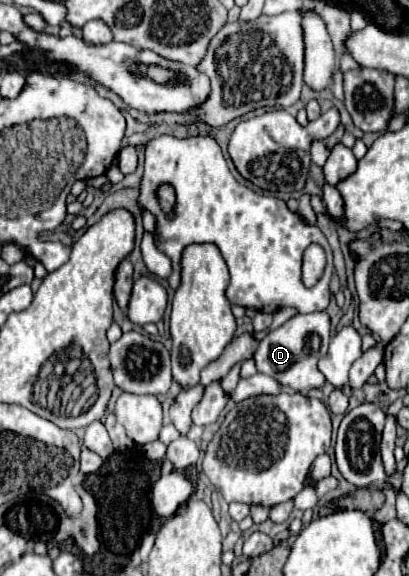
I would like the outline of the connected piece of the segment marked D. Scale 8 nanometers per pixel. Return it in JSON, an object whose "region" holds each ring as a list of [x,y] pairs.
{"region":[[[326,311],[294,315],[278,329],[272,329],[266,333],[266,337],[260,341],[254,353],[254,361],[260,373],[274,377],[284,387],[290,387],[298,393],[306,393],[310,389],[320,389],[326,383],[316,363],[320,357],[326,355],[328,341],[330,341],[330,317]]]}

